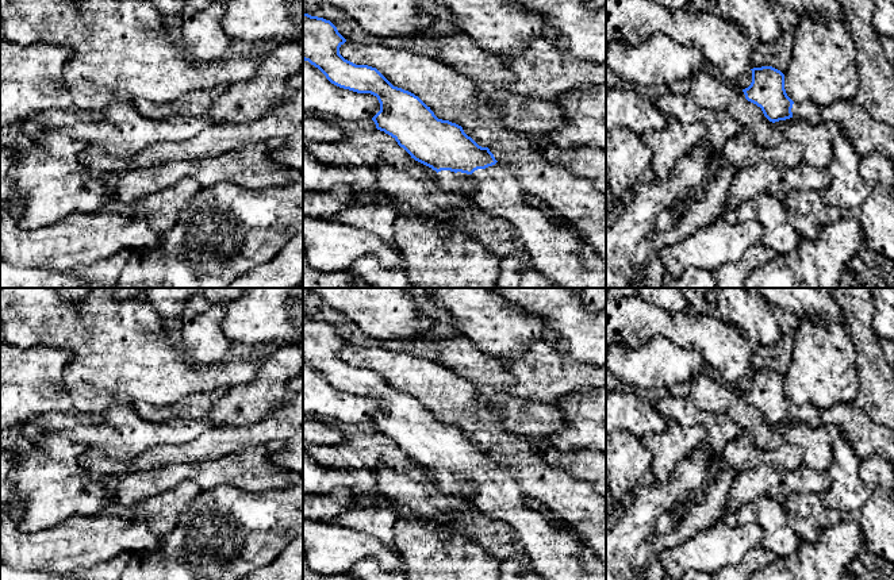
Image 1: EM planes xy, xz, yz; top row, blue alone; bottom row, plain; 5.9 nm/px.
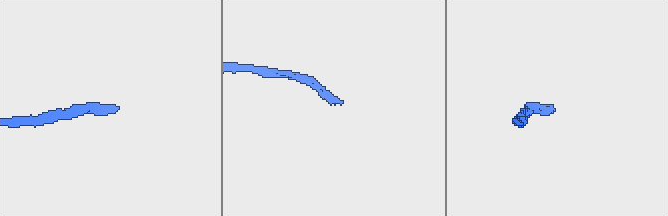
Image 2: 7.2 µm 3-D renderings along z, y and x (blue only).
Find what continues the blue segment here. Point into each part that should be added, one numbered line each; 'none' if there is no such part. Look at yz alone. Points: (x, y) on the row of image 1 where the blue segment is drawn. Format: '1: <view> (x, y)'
1: yz (809, 111)

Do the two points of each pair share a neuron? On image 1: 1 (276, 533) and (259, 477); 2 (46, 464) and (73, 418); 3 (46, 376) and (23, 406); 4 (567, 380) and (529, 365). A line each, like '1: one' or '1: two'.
1: two
2: two
3: one
4: one

